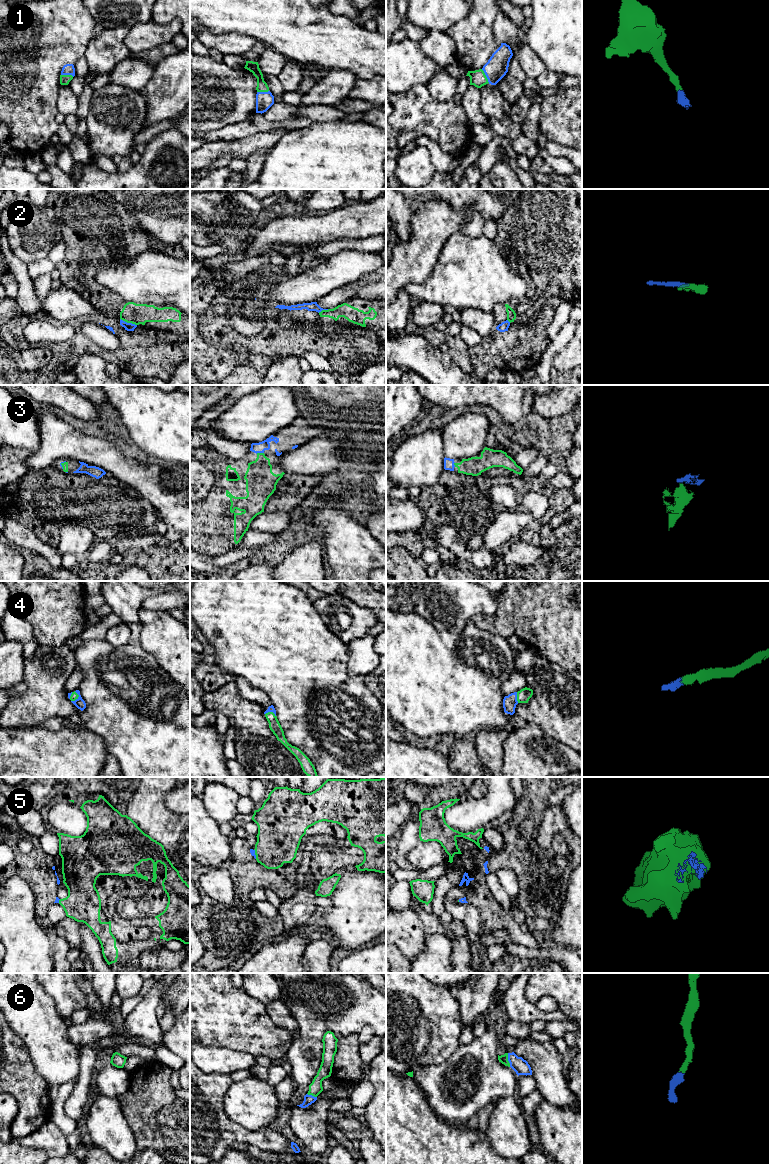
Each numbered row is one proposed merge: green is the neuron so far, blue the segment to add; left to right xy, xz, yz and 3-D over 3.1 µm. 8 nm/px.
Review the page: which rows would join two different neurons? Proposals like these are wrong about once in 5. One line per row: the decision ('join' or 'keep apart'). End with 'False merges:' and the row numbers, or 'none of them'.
1: join
2: keep apart
3: join
4: join
5: keep apart
6: join
False merges: 2, 5

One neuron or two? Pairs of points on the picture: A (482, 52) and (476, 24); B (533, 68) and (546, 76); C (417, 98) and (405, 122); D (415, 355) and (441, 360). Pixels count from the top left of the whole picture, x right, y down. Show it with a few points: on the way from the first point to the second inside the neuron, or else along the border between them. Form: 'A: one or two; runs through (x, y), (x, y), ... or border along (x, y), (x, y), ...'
A: one; runs through (476, 45), (476, 31)
B: two; border along (545, 70), (535, 79)
C: one; runs through (417, 104), (415, 112), (411, 116)
D: one; runs through (421, 357), (426, 360), (435, 360)

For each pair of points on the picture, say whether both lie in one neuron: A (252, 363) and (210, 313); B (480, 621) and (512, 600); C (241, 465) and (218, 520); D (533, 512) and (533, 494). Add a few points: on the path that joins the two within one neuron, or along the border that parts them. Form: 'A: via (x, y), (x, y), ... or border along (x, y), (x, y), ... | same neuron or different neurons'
A: via (251, 349), (243, 341), (234, 339), (222, 327) | same neuron
B: via (489, 621), (494, 621), (506, 609) | same neuron
C: via (241, 479), (239, 494), (227, 506) | same neuron
D: via (533, 508), (533, 498) | same neuron

